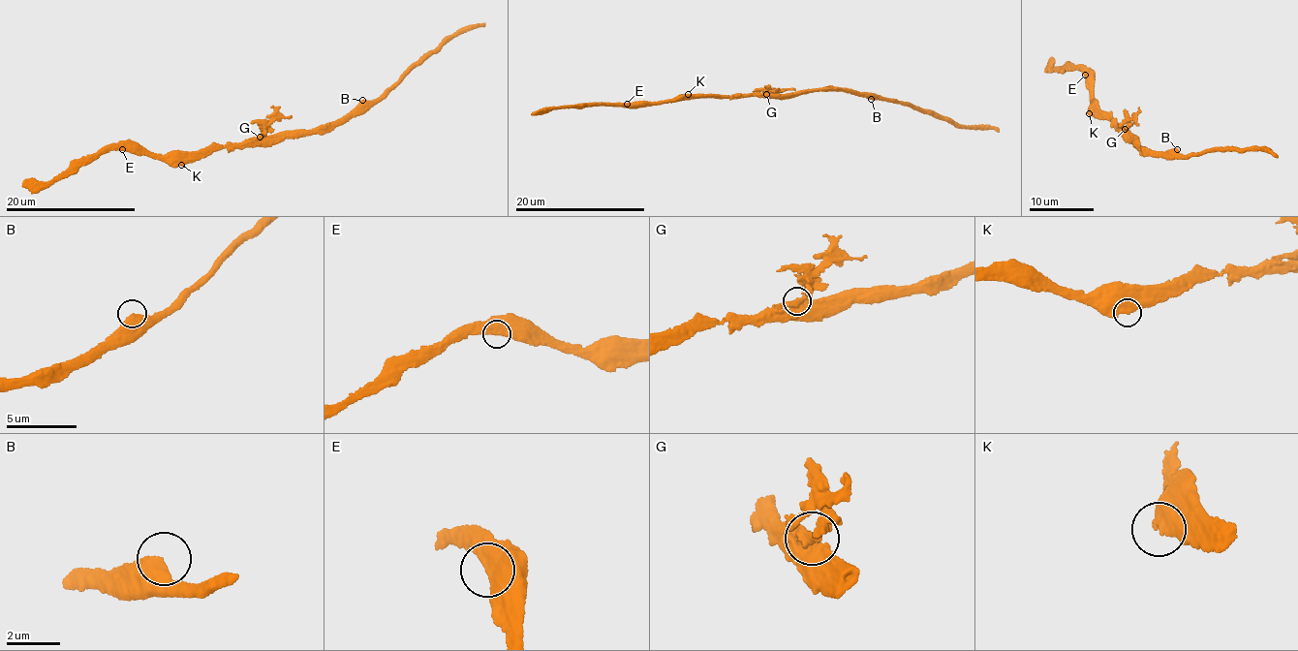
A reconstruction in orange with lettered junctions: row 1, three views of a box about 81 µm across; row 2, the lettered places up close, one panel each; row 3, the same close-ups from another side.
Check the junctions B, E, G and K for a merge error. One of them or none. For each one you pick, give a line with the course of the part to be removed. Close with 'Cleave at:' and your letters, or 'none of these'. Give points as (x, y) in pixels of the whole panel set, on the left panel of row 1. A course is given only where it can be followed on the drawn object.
G: (259, 138), (275, 119), (291, 117)
Cleave at: G

